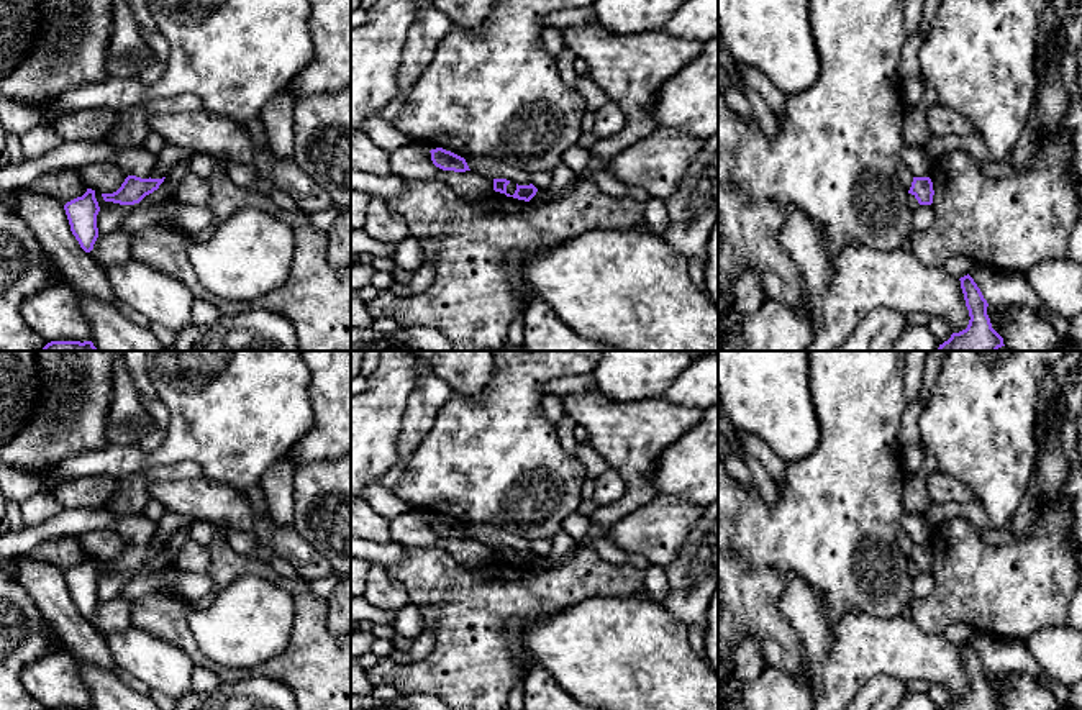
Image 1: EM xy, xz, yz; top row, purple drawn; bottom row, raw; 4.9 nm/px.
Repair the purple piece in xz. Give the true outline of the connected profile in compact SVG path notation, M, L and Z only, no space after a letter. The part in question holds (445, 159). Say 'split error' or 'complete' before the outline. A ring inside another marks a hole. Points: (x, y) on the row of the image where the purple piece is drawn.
complete | M443 148L431 149L431 161L436 167L443 171L466 172L471 171L466 159L446 151Z

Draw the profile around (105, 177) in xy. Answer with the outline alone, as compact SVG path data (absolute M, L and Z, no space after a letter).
M93 162L90 166L75 169L80 180L100 193L113 193L125 182L126 175L123 171L113 162Z

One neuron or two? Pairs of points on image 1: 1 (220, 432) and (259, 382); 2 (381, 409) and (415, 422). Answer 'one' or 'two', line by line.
1: one
2: two

